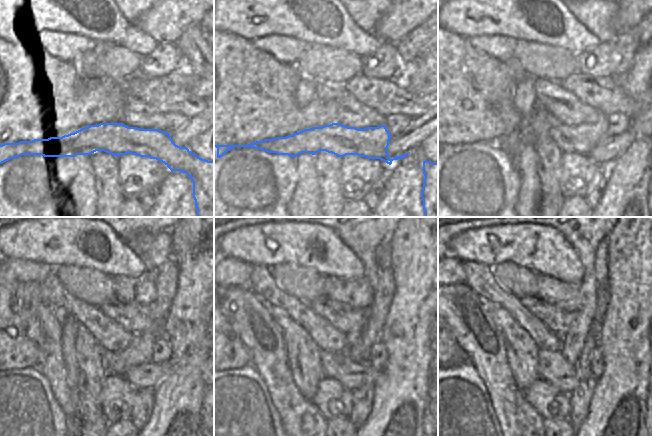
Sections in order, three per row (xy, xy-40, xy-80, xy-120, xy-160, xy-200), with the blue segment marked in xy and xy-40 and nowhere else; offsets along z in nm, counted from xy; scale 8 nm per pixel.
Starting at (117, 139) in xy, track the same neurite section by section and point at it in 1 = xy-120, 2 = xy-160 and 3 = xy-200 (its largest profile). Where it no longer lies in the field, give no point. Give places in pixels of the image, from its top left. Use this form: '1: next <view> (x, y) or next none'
1: next xy-120 (140, 351)
2: next xy-160 (360, 351)
3: next xy-200 (602, 298)

